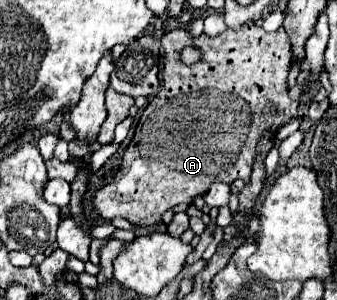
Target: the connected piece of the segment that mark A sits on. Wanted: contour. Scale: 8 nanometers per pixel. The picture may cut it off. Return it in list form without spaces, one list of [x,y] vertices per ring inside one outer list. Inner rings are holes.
[[[249,21],[241,29],[225,29],[217,37],[201,33],[193,37],[187,27],[171,29],[163,33],[161,45],[165,49],[163,87],[151,97],[143,109],[135,135],[127,145],[121,165],[117,167],[109,185],[95,193],[95,211],[105,217],[123,217],[139,227],[155,227],[161,223],[165,211],[179,203],[191,203],[193,197],[205,195],[211,183],[221,181],[231,185],[235,179],[243,179],[245,185],[251,179],[257,145],[265,131],[277,133],[283,125],[295,119],[291,111],[291,97],[287,89],[287,75],[291,69],[291,45],[283,27],[275,33],[267,33],[257,23]],[[185,45],[197,45],[203,57],[195,65],[183,65],[179,51]]]

